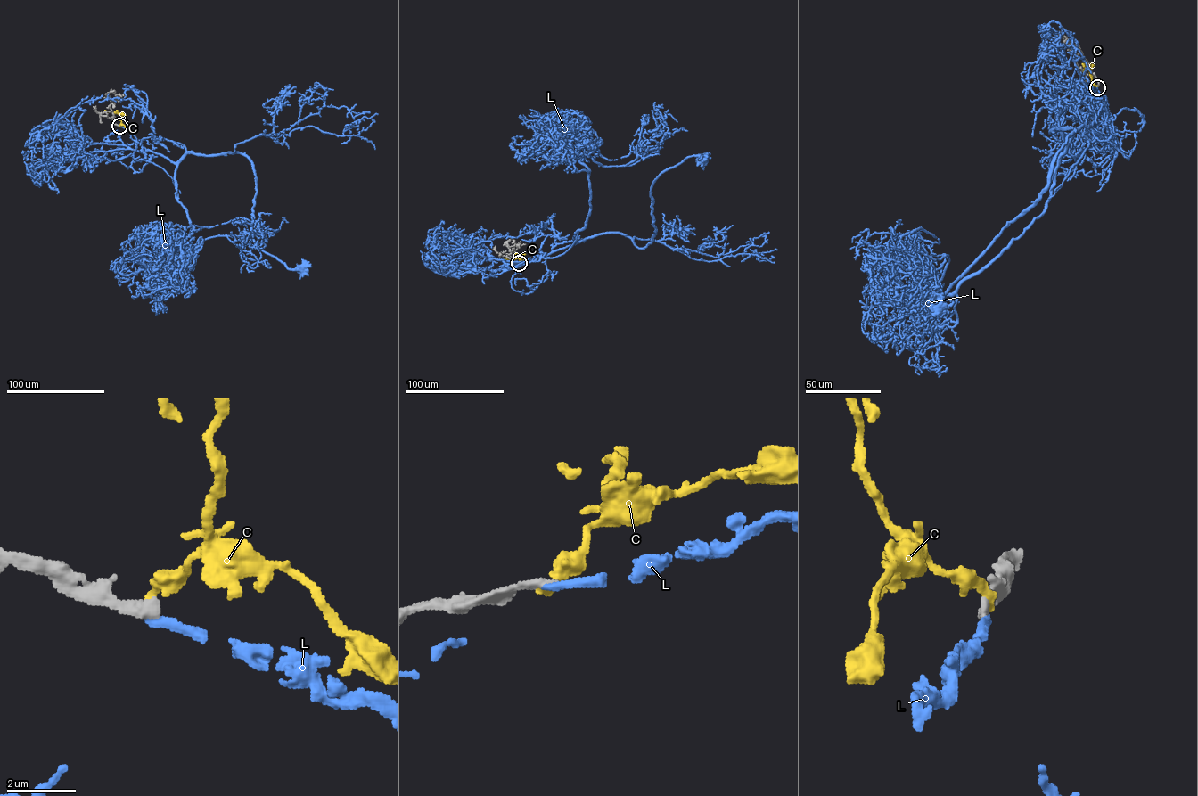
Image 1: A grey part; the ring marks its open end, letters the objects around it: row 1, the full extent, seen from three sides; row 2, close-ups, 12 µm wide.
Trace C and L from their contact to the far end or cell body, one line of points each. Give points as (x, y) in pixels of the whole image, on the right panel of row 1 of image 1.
C: (1097, 87), (1092, 82), (1088, 69), (1093, 66), (1090, 63)
L: (1097, 87), (1086, 122), (1067, 143), (1057, 128), (1051, 131), (1073, 129), (1056, 156), (1048, 187), (936, 306)

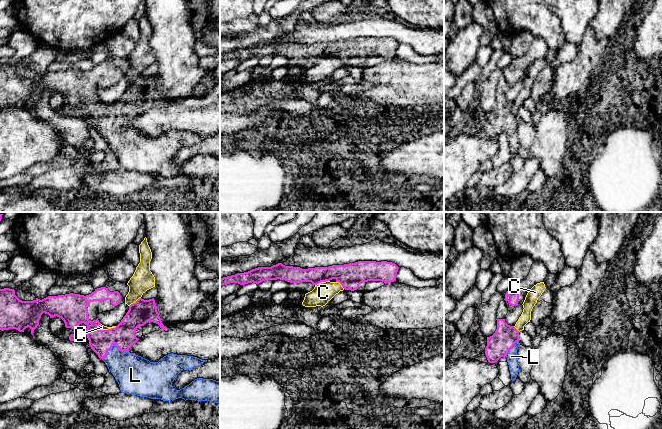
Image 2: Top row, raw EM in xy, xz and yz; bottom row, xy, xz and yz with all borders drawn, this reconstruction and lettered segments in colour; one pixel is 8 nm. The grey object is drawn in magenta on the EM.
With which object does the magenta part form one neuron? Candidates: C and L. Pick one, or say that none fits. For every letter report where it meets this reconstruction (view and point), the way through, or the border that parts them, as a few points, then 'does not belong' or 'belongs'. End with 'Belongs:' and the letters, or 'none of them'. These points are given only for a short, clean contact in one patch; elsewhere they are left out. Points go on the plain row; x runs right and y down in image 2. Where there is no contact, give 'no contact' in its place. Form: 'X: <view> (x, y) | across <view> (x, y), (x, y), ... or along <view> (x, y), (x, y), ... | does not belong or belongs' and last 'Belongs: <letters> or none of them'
C: xy (106, 106) | does not belong
L: xy (112, 121) | belongs
Belongs: L

